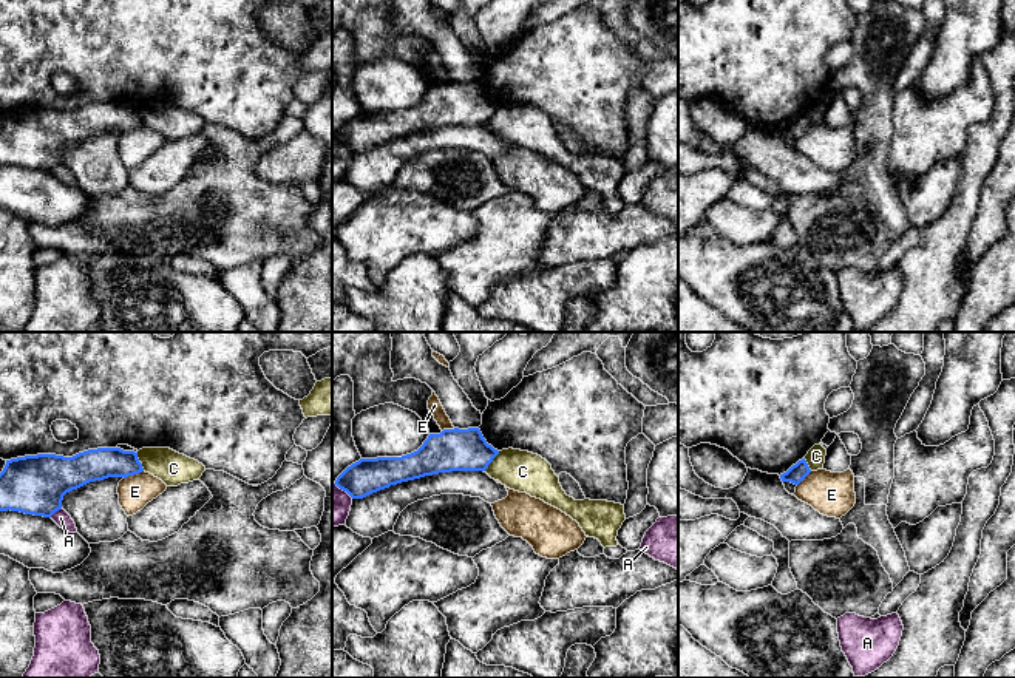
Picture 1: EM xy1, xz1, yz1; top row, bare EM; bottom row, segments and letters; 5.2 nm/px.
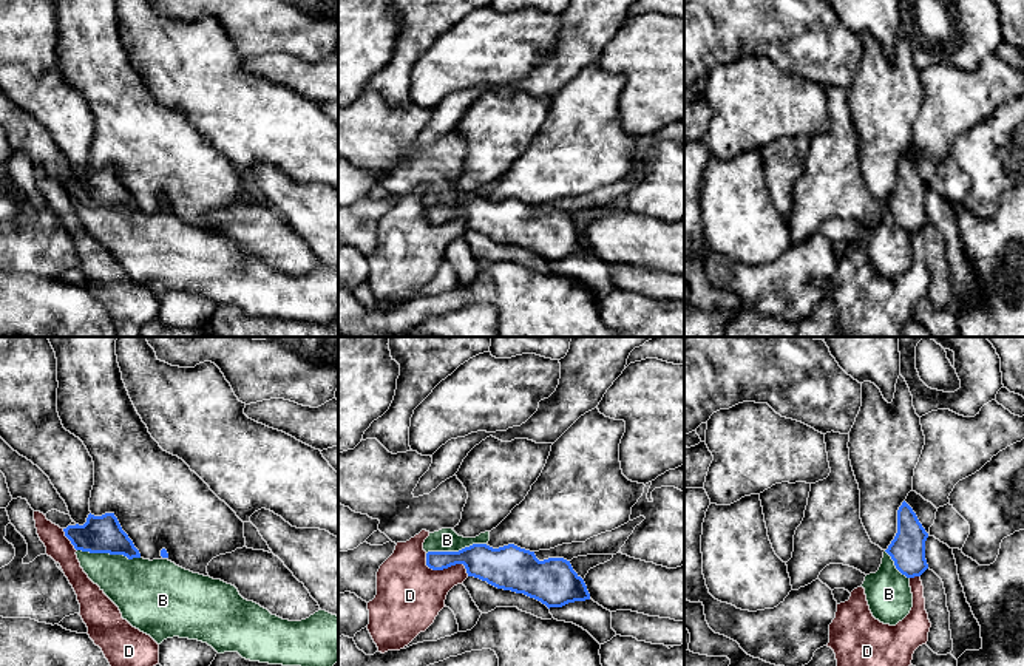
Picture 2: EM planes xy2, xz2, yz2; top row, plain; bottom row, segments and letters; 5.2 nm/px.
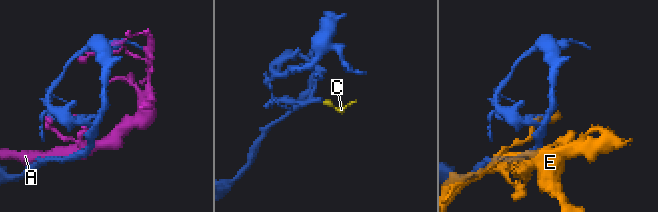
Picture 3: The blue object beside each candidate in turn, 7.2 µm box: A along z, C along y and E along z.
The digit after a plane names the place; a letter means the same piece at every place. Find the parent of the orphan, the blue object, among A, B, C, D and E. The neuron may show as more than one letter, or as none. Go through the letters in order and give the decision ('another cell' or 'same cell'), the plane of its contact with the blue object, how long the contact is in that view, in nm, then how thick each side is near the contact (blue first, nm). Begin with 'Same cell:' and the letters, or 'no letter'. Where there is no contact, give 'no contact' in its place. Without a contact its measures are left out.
Same cell: no letter
A: another cell; meets blue in xy1; contact 80 nm long; 300 nm thick on the blue side, 80 nm on the other
B: another cell; meets blue in xy2; contact 340 nm long; 190 nm thick on the blue side, 300 nm on the other
C: another cell; meets blue in xz1; contact 140 nm long; 220 nm thick on the blue side, 220 nm on the other
D: another cell; meets blue in xz2; contact 260 nm long; 180 nm thick on the blue side, 360 nm on the other
E: another cell; meets blue in xy1; contact 120 nm long; 170 nm thick on the blue side, 180 nm on the other

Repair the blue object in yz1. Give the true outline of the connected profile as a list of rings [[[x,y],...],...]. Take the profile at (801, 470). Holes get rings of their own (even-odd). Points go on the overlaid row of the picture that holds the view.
[[[805,459],[793,465],[786,473],[780,474],[782,482],[799,485],[811,473]]]

